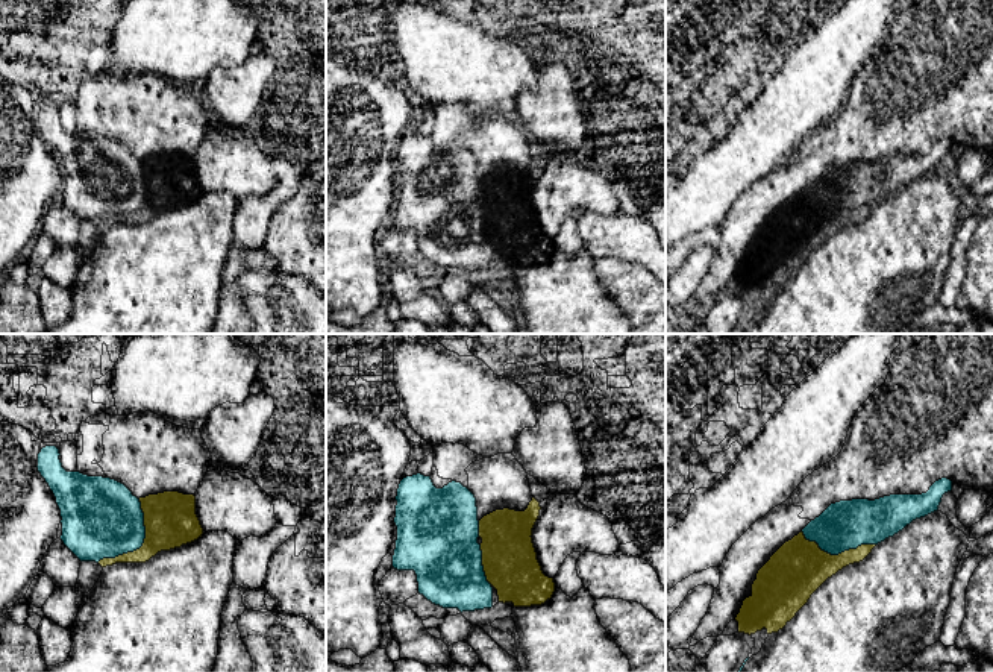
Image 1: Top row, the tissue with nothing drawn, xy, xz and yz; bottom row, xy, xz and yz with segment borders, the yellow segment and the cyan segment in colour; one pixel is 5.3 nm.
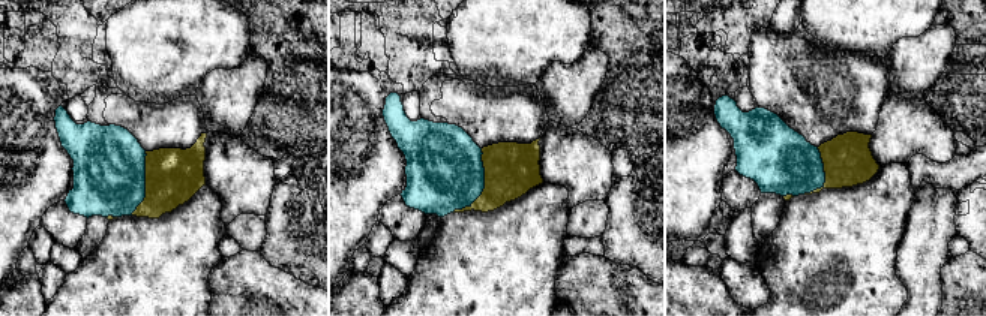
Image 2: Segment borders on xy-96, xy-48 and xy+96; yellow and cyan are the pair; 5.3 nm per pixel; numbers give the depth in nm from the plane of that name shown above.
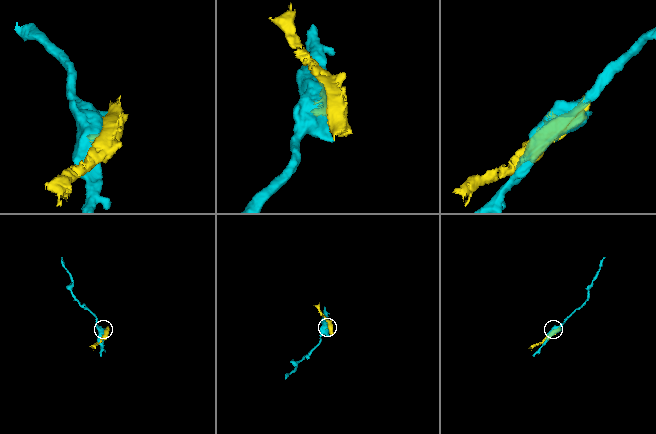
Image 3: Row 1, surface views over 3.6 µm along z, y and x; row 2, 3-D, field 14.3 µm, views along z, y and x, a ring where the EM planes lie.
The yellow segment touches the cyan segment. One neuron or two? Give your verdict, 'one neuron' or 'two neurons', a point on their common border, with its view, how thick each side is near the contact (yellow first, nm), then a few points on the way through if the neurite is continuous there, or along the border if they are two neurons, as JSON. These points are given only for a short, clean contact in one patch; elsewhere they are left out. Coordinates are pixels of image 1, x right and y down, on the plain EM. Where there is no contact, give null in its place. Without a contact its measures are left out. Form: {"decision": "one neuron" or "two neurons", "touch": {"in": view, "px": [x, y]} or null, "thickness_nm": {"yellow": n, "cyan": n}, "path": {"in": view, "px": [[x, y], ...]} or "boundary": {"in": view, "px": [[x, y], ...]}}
{"decision": "two neurons", "touch": {"in": "xy", "px": [143, 205]}, "thickness_nm": {"yellow": 280, "cyan": 400}}

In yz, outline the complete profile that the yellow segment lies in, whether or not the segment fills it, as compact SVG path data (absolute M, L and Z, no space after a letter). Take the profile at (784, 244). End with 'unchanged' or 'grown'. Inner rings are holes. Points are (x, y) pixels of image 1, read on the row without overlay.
M800 191L785 202L758 231L752 255L743 261L738 293L755 294L763 288L767 294L782 290L808 262L811 255L843 228L863 221L876 205L831 215Z | unchanged

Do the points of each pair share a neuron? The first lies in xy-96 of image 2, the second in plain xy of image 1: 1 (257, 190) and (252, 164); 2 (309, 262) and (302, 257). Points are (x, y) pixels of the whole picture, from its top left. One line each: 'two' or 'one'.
1: one
2: one

